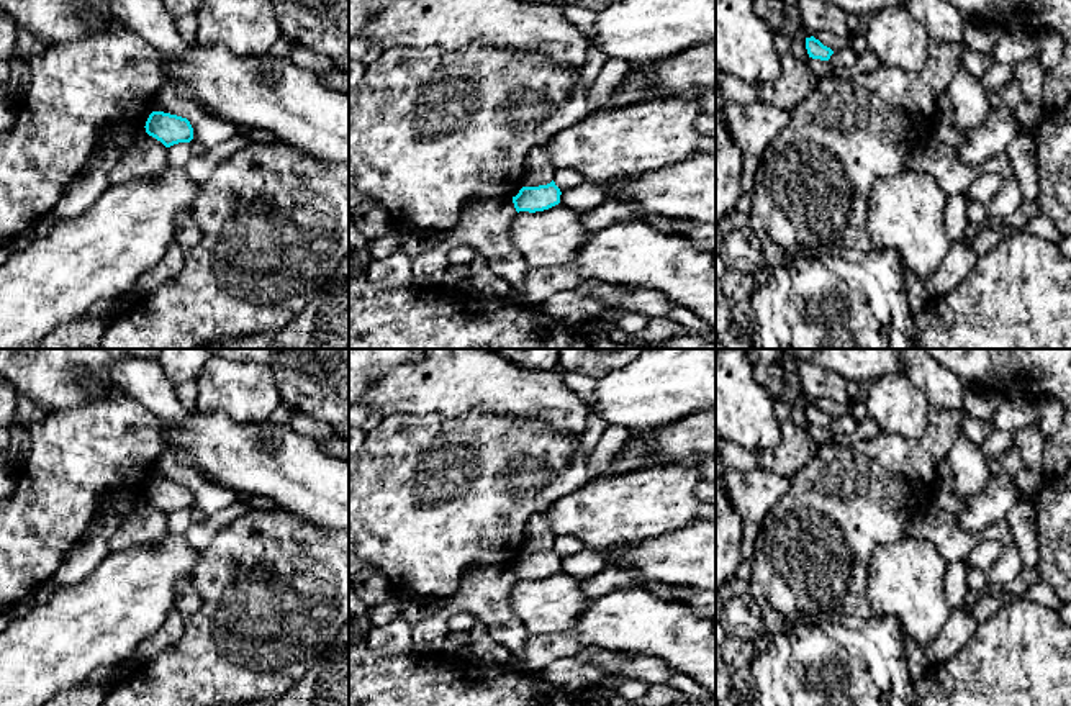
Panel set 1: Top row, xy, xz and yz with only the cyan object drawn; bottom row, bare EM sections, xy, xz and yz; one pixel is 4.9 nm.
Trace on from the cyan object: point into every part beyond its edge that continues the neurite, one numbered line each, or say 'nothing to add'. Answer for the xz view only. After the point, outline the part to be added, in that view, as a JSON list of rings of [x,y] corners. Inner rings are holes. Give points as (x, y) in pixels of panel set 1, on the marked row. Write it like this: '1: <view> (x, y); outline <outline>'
nothing to add

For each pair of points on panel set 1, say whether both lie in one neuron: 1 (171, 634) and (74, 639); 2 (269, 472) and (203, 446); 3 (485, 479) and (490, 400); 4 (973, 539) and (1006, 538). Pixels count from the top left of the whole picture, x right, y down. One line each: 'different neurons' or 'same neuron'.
1: different neurons
2: same neuron
3: different neurons
4: same neuron

